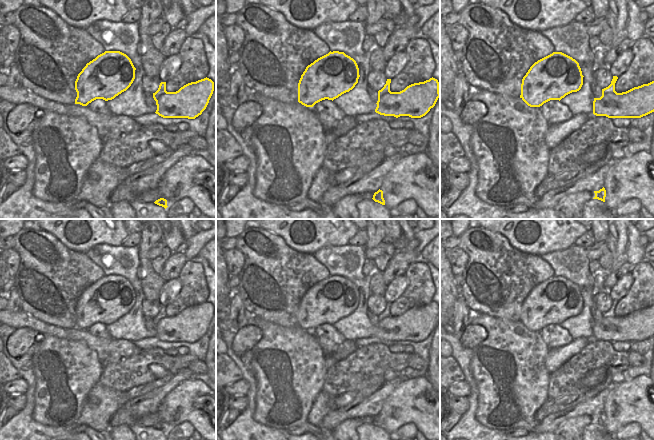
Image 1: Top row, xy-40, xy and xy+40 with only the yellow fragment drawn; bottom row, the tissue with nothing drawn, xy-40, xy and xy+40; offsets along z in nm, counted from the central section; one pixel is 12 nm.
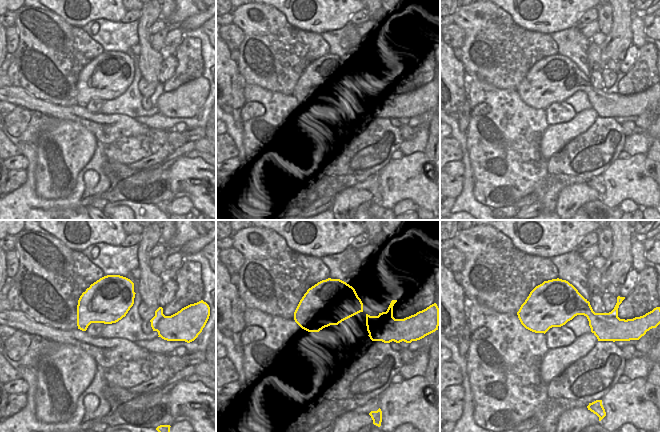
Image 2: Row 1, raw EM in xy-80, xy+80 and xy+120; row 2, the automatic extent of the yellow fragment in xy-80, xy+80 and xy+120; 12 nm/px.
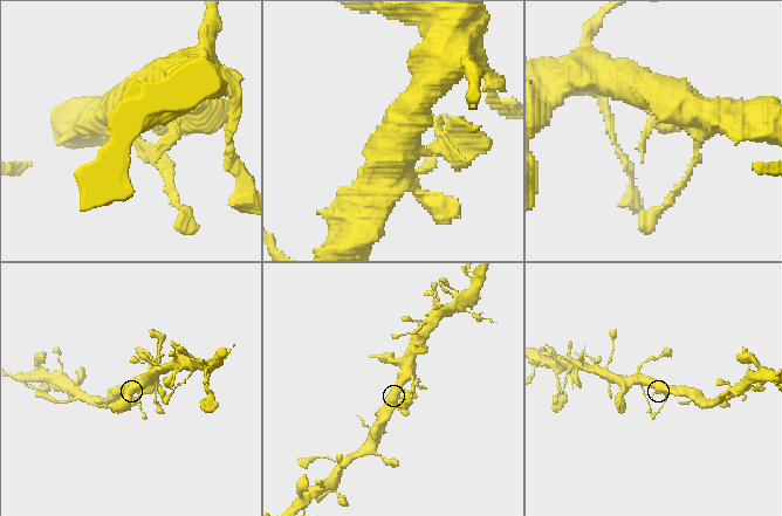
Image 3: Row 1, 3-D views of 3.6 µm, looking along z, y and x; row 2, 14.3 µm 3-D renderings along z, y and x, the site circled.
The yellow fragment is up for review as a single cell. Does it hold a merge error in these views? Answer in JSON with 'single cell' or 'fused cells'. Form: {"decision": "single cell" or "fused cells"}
{"decision": "single cell"}

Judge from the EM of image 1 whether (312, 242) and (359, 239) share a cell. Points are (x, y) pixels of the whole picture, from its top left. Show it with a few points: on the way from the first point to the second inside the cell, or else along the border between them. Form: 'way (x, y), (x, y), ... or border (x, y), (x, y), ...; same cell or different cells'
border (359, 230), (347, 243); different cells

